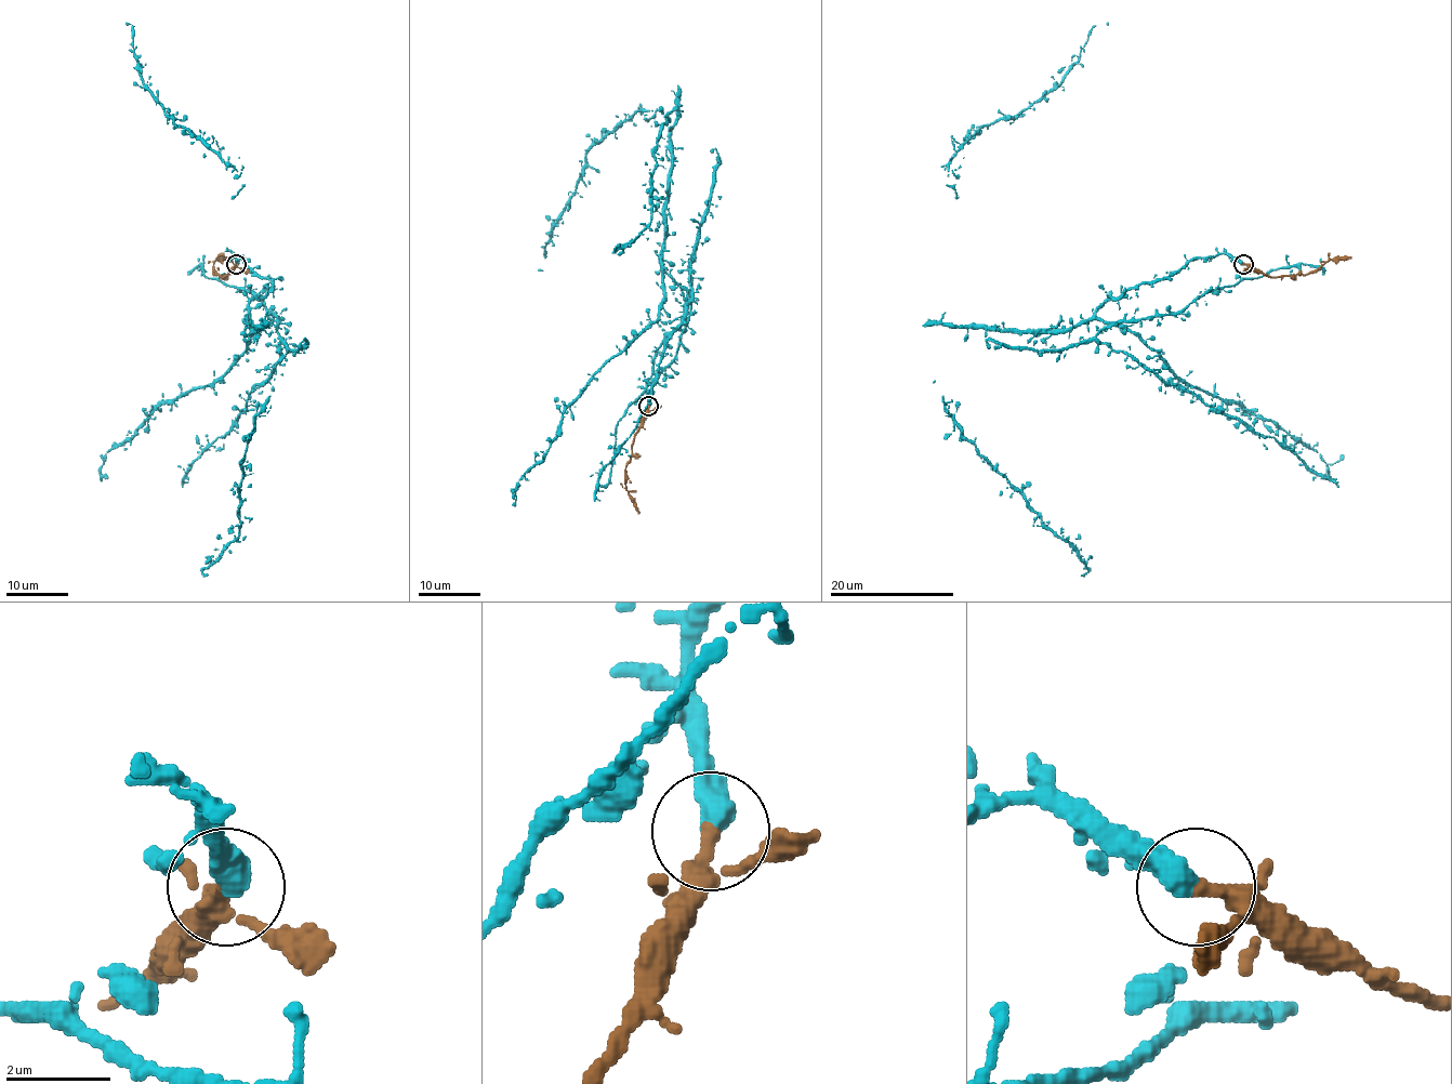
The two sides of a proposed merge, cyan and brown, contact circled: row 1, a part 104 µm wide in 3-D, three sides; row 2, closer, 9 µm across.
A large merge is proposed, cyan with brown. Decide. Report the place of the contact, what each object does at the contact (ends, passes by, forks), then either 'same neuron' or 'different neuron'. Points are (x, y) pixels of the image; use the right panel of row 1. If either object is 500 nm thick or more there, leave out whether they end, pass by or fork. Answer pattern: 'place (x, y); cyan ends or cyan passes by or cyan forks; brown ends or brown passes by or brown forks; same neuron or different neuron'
place (1243, 264); same neuron

